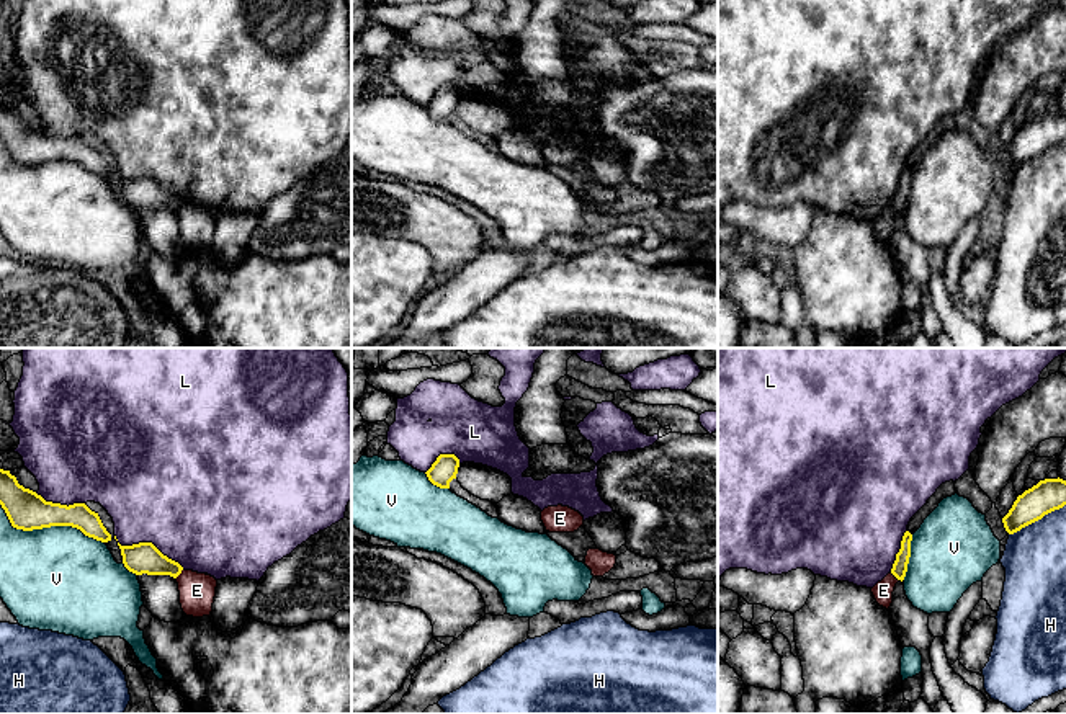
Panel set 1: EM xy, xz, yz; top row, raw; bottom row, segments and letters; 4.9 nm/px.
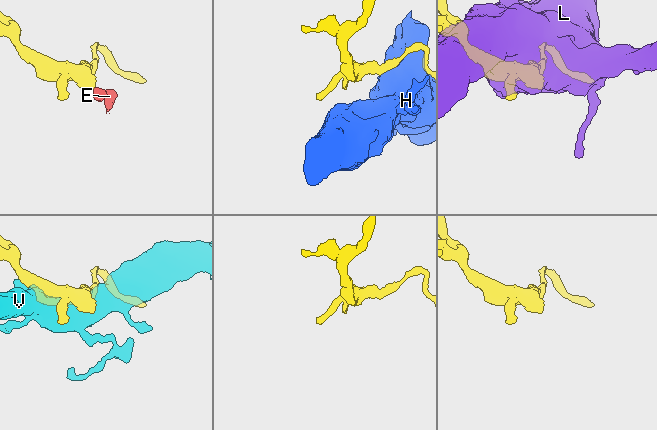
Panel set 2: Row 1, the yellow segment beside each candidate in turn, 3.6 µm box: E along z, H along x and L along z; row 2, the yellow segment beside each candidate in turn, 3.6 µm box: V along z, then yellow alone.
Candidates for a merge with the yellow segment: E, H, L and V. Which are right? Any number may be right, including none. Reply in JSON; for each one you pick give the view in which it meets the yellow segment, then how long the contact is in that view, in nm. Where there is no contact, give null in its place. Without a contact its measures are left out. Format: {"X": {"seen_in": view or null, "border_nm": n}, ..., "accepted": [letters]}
{"accepted": []}

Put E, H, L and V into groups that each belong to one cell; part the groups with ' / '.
E / H / L / V

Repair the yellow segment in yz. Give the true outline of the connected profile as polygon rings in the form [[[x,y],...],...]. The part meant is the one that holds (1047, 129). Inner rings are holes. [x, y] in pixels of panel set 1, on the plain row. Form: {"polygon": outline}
{"polygon": [[[1045,113],[1017,131],[1009,147],[1002,152],[1009,168],[1041,154],[1045,149],[1066,139],[1066,114]]]}

